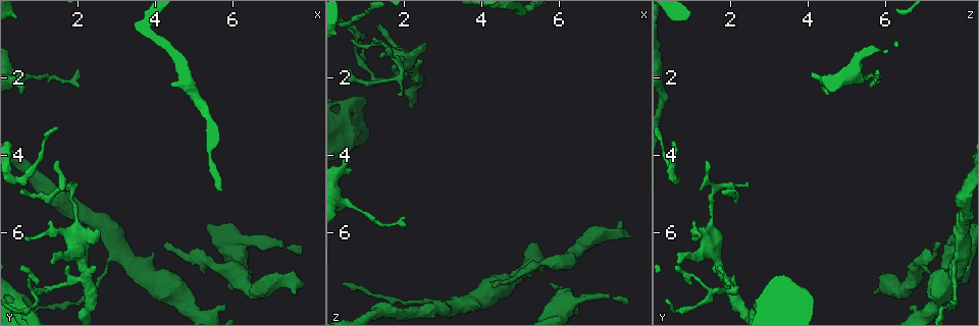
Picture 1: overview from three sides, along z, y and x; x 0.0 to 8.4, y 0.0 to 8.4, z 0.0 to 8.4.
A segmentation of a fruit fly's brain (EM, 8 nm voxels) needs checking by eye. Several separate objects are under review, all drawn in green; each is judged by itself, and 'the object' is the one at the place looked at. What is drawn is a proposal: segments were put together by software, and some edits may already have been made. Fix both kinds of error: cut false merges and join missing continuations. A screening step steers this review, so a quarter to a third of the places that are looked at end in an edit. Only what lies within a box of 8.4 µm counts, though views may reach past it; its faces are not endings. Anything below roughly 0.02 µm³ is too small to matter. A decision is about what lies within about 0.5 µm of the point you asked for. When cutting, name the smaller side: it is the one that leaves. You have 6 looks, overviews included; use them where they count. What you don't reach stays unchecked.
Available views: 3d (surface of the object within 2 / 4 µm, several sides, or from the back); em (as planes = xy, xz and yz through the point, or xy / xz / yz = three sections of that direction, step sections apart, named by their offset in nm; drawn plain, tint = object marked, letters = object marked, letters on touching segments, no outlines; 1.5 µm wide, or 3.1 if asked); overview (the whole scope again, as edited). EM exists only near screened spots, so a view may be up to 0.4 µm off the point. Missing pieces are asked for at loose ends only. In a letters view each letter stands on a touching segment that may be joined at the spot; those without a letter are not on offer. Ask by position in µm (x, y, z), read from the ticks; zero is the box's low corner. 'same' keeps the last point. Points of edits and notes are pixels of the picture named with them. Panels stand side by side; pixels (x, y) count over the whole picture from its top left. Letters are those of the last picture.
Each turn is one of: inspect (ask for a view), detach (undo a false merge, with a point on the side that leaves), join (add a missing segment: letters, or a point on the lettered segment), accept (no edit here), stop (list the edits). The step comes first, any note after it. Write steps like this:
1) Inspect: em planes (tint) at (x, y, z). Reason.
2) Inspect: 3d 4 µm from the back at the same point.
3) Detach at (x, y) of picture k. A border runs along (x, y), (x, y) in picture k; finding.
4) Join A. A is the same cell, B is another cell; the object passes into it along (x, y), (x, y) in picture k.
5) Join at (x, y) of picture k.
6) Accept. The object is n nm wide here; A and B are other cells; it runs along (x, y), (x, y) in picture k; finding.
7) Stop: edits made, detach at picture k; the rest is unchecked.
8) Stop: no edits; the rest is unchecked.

Inspect: em planes (letters) at (2.75, 6.95, 7.80). Sharp bend.

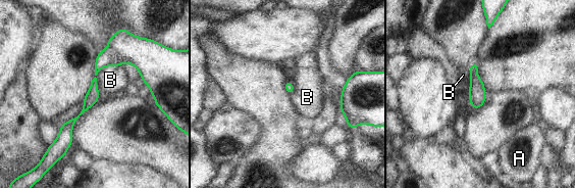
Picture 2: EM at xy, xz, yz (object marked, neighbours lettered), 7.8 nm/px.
Accept. A and B are other cells; a border runs along (119, 65), (98, 73), (98, 90) in picture 2; one neuron here.

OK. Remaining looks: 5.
Inspect: 3d 4 µm at (4.20, 6.30, 7.30). End of a long branch.

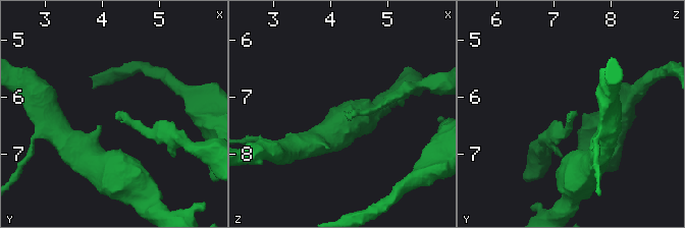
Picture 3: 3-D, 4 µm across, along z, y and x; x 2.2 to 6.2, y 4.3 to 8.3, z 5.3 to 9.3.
Inspect: em planes (letters) at (4.25, 6.30, 7.30).

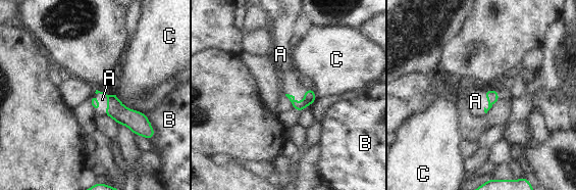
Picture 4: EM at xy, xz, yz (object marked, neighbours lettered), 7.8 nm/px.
Join A. The longest contact is with A, 200 nm; A is the same cell, B and C are other cells; the object passes into it along (123, 115), (107, 99), (102, 99) in picture 4; the neuron continues.

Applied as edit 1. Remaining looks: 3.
Stop: edits made, join at picture 4; the rest is unchecked.

